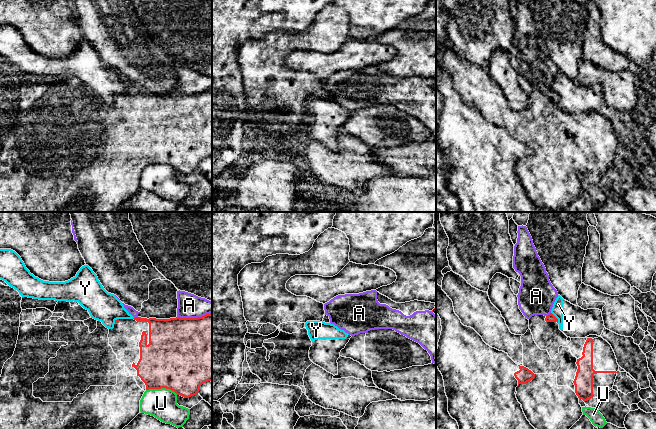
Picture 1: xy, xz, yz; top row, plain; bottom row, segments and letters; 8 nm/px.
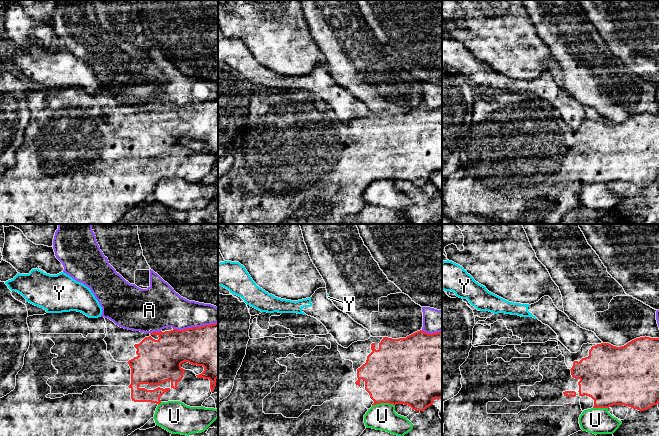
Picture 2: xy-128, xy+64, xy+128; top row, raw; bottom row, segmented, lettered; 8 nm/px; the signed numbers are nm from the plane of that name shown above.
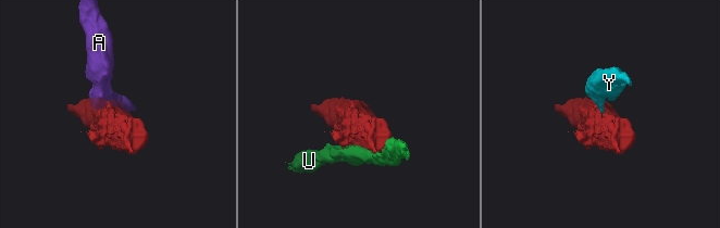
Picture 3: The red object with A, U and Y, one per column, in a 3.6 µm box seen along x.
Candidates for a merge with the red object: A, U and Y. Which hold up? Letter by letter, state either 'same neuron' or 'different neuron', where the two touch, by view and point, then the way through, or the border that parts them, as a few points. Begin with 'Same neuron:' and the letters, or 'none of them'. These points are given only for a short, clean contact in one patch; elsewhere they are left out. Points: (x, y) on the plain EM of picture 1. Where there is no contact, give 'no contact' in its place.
Same neuron: none of them
A: different neuron; contact xy (194, 94)
U: different neuron; contact xy (162, 163)
Y: different neuron; contact yz (555, 93); border yz (551, 88), (558, 98)

